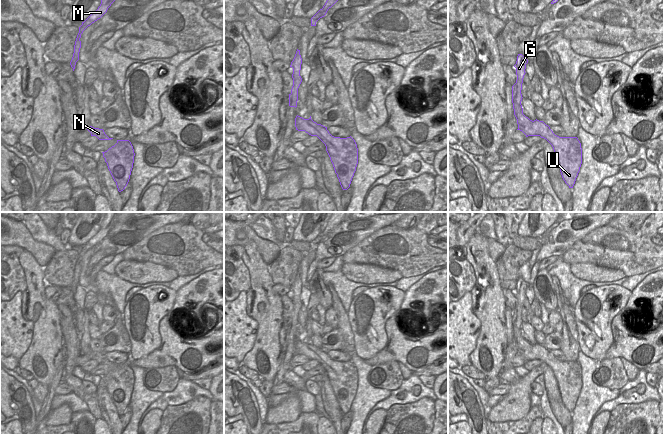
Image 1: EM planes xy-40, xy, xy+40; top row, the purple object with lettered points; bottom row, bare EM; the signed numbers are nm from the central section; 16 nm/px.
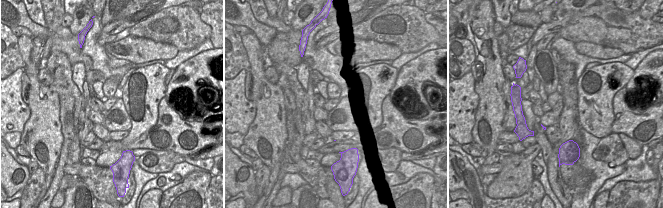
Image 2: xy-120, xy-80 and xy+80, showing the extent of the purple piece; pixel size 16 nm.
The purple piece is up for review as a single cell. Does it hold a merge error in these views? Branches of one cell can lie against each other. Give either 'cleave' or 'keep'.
cleave

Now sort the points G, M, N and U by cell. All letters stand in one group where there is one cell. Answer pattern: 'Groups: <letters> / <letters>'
Groups: G M / N U

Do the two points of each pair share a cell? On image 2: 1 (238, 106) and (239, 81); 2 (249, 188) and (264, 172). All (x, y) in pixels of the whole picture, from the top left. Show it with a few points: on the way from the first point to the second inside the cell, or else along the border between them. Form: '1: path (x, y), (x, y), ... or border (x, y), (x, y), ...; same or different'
1: path (238, 100), (238, 87); same
2: border (254, 172), (255, 192), (259, 197); different

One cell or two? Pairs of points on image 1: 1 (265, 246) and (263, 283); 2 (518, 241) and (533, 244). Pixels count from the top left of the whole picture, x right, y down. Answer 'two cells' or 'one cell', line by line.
1: two cells
2: one cell

